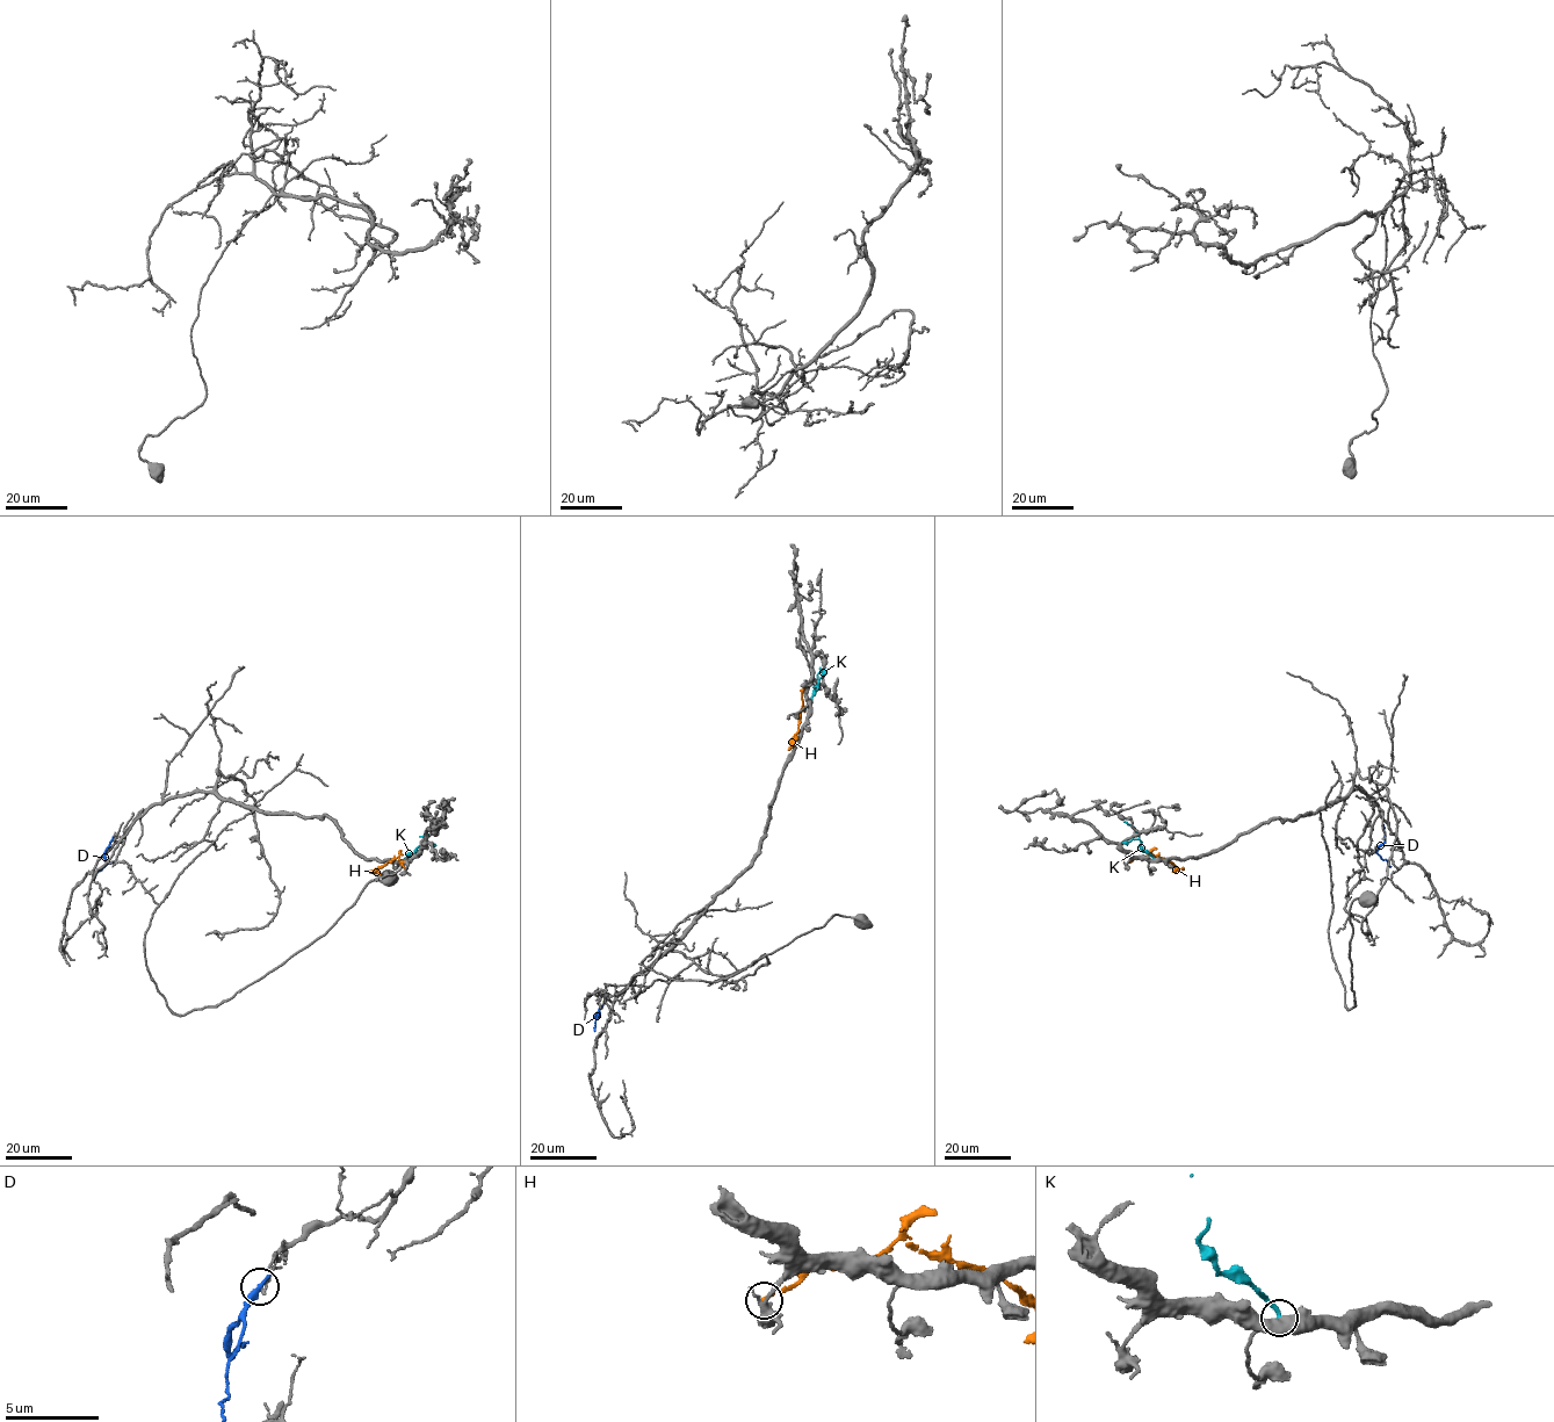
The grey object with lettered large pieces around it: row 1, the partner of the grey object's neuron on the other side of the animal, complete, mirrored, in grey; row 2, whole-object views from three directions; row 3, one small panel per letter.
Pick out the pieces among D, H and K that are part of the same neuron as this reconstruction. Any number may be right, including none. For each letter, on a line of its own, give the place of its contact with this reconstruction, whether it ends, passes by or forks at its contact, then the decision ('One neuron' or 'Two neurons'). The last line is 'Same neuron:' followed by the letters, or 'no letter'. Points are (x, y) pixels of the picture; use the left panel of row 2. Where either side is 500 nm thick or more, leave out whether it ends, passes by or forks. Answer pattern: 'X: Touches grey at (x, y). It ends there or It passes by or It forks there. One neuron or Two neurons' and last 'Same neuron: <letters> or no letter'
D: Touches grey at (110, 863). It ends there. Two neurons
H: Touches grey at (405, 870). It ends there. Two neurons
K: Touches grey at (403, 861). Two neurons
Same neuron: no letter

